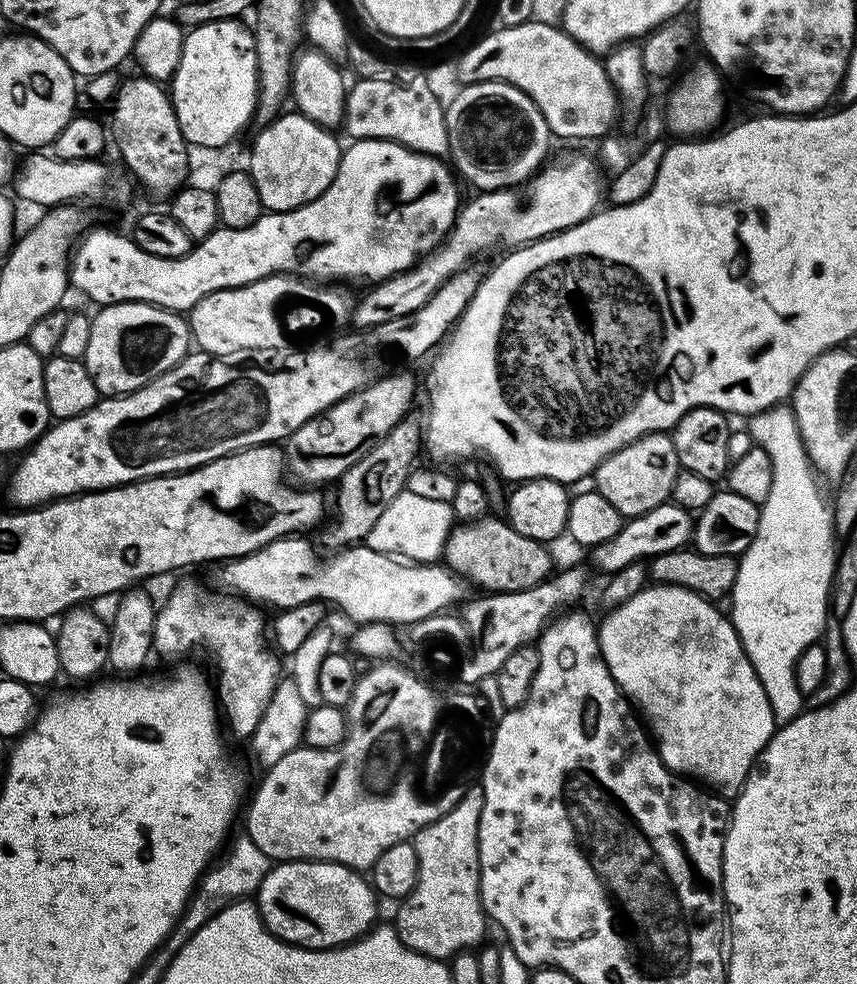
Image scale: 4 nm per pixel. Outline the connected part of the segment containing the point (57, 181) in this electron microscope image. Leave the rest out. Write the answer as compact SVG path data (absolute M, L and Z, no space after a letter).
M28 154L24 160L24 173L17 175L15 195L29 200L32 204L55 206L57 204L70 204L84 202L80 200L100 200L108 196L112 204L124 204L132 196L133 181L123 171L111 172L103 163L103 159L95 160L58 160L55 155L40 156L44 154Z

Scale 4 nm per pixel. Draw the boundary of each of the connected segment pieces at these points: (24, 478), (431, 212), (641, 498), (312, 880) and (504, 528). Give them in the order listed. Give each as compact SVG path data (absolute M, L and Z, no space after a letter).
M468 266L445 281L426 305L406 317L354 332L356 334L333 337L332 352L328 354L315 354L309 347L305 347L302 352L276 350L271 354L249 355L248 364L232 364L236 362L214 358L211 352L189 351L168 372L149 381L136 392L102 398L93 408L86 410L86 414L53 423L23 453L24 461L13 470L12 477L8 480L8 500L12 503L9 505L27 510L85 492L98 492L102 488L118 488L121 484L148 480L151 476L188 472L191 468L201 468L212 460L240 452L243 448L287 441L288 435L298 430L298 426L310 422L310 418L320 416L342 398L369 387L366 380L376 374L376 350L384 342L402 342L407 346L408 353L418 356L424 355L434 344L439 345L460 319L461 313L474 298L476 287L480 285L482 272L474 267Z
M352 140L349 145L349 148L347 145L343 149L336 177L318 198L293 212L269 211L260 216L254 226L221 226L182 258L158 258L137 246L131 235L124 233L123 236L108 228L96 228L92 233L89 231L75 245L70 257L71 287L77 292L85 292L96 306L139 302L156 304L159 308L184 314L202 302L206 294L241 288L273 274L291 274L312 282L379 282L411 270L425 254L436 252L453 228L462 204L456 193L457 177L443 159L424 156L392 140Z
M655 432L622 446L622 450L610 454L610 458L602 461L594 473L594 491L602 494L602 498L606 498L606 502L610 502L610 506L614 506L621 517L641 516L646 514L646 510L654 510L654 506L669 503L681 473L671 435Z
M285 860L262 879L254 903L265 928L285 944L313 950L343 948L377 923L377 893L360 876L359 871L326 860Z
M489 514L481 520L457 523L445 542L442 560L448 571L455 572L461 580L469 585L477 584L480 590L485 593L517 592L518 590L536 588L549 576L553 575L552 556L544 548L547 547L541 541L518 534L518 530L514 530L508 525L507 519L500 517L499 520L495 514Z

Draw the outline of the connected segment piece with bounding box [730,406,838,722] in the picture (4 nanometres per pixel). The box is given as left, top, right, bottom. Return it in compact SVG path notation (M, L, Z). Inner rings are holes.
M777 406L768 408L765 412L760 412L757 416L751 417L747 421L746 431L752 436L753 445L759 446L762 450L766 450L766 454L770 454L770 462L774 470L774 478L770 478L770 494L766 498L766 502L759 505L760 521L758 522L758 530L756 537L750 542L750 546L739 557L738 578L734 582L731 594L733 596L733 604L730 619L732 625L736 628L738 638L742 642L742 646L746 650L746 654L750 658L750 662L754 666L754 670L758 674L758 678L762 682L762 690L766 690L766 698L770 698L770 706L773 714L776 715L777 721L787 722L801 711L802 701L801 692L795 682L795 666L799 660L799 656L807 647L817 643L821 639L819 637L824 632L824 623L830 620L830 593L832 591L832 573L836 570L836 557L838 555L838 540L834 535L832 527L832 508L824 501L824 496L820 493L820 488L816 485L818 481L817 473L812 467L812 461L808 458L808 452L804 448L804 443L800 437L796 416L792 413L791 407Z

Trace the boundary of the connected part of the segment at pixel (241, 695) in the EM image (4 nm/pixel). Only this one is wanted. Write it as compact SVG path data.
M196 580L178 581L168 601L159 605L152 646L164 656L180 656L191 648L200 647L212 655L216 663L216 692L220 695L228 728L244 742L254 734L281 680L281 657L275 651L268 652L266 620L264 624L264 616L260 613L263 611L243 598L223 595L215 596Z

